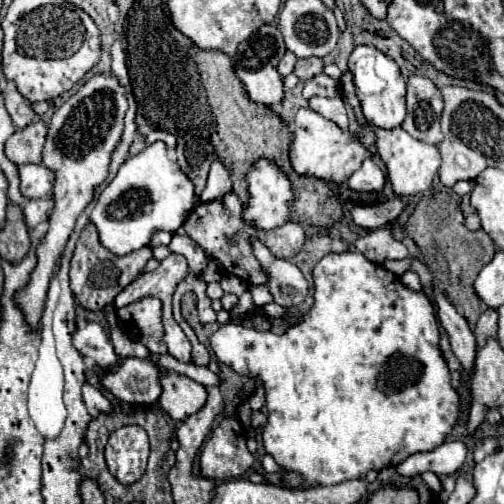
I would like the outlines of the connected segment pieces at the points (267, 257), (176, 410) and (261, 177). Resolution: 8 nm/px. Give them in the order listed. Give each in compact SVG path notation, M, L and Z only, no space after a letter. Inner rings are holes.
M253 240L253 254L267 274L265 286L269 288L273 300L285 308L299 306L307 294L307 280L303 278L301 270L289 260L273 256L259 240Z
M161 370L159 406L173 418L183 420L195 414L207 400L207 392L195 380L173 370Z
M261 158L253 162L243 178L247 182L247 202L243 204L243 216L247 224L263 230L273 230L285 222L291 222L291 208L295 198L293 186L289 176L277 164L273 164L273 160Z

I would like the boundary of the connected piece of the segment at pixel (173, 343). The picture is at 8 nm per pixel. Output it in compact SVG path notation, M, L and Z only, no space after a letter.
M171 320L171 324L165 324L167 334L163 334L163 342L169 350L169 354L181 362L191 362L191 344L187 336L181 332L179 324Z

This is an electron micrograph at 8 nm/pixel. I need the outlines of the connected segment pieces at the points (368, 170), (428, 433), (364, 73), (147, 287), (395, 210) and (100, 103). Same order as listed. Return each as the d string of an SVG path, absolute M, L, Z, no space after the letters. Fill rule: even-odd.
M371 158L363 160L361 168L355 170L345 180L345 184L351 190L357 190L357 192L375 192L375 190L381 190L383 188L383 182L385 182L385 174L373 164Z
M343 252L343 254L327 254L313 270L313 282L315 282L315 302L311 310L303 316L303 322L297 326L291 326L285 334L277 336L273 332L259 332L253 328L245 328L235 322L223 324L213 336L211 336L211 348L217 356L217 360L229 368L233 368L239 374L247 376L259 376L265 388L265 406L267 406L267 426L263 428L263 446L267 454L275 458L275 462L287 470L297 472L301 476L301 488L307 486L335 486L345 480L363 480L369 470L381 470L385 466L397 466L401 460L415 452L427 452L441 446L441 442L451 432L453 424L457 422L457 402L459 396L451 388L451 376L449 368L441 356L439 350L439 322L435 318L433 304L423 292L413 292L401 284L401 280L387 272L381 264L373 264L359 252Z
M357 46L349 58L349 70L353 74L357 98L365 118L379 128L399 126L405 118L405 78L401 76L397 62L377 48Z
M169 254L165 260L161 260L159 268L153 272L141 274L137 280L133 280L117 298L115 308L123 308L143 296L157 296L161 302L171 300L175 286L183 280L183 276L189 272L187 260L179 254Z
M399 198L387 200L383 204L375 205L355 205L351 210L351 218L355 226L365 228L365 230L377 230L385 222L397 218L403 210L403 202Z
M97 74L91 80L87 80L85 86L77 94L73 94L61 108L57 108L49 122L45 148L43 148L43 164L55 174L55 184L53 184L55 208L49 216L49 230L41 238L41 244L35 250L37 266L29 276L29 284L17 290L13 298L17 308L23 312L25 322L33 330L37 330L39 320L43 316L47 290L57 270L57 260L61 258L61 252L73 232L75 220L81 214L81 210L93 200L93 188L107 178L109 156L119 144L125 110L127 110L127 100L119 82L113 76Z

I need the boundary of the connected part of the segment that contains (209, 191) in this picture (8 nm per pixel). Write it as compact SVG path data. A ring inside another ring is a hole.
M215 160L211 164L211 172L209 172L209 180L207 180L207 186L201 194L201 200L203 202L211 202L211 200L217 200L221 196L225 196L227 192L231 192L231 176L227 172L227 168Z

